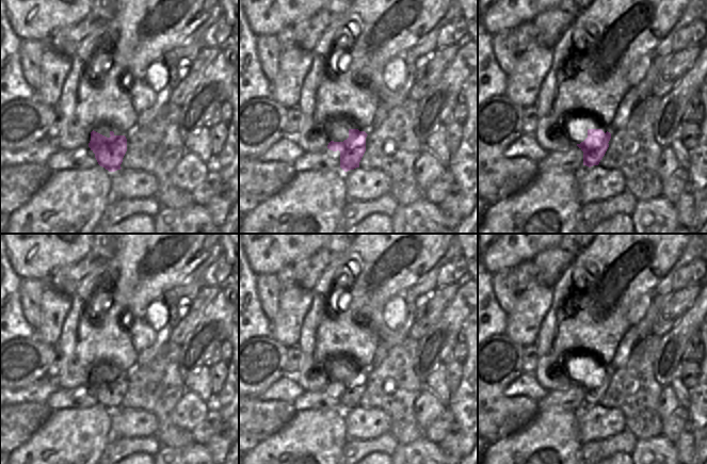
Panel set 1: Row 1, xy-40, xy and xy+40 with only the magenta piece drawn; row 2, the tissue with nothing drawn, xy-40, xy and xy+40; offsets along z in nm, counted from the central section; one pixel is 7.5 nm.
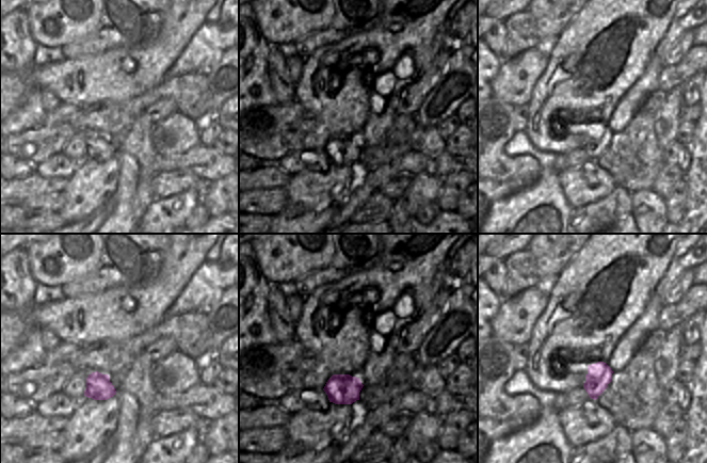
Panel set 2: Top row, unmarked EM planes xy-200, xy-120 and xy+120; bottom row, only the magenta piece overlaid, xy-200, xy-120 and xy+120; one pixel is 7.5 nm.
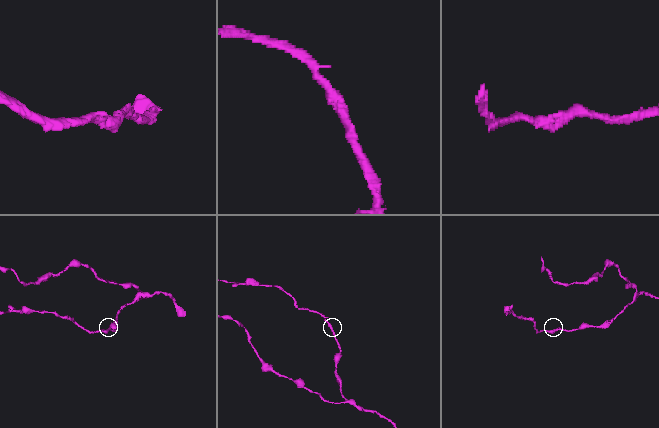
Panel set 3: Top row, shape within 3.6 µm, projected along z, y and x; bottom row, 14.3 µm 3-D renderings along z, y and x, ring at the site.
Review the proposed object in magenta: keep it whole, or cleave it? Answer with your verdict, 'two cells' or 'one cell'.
one cell

